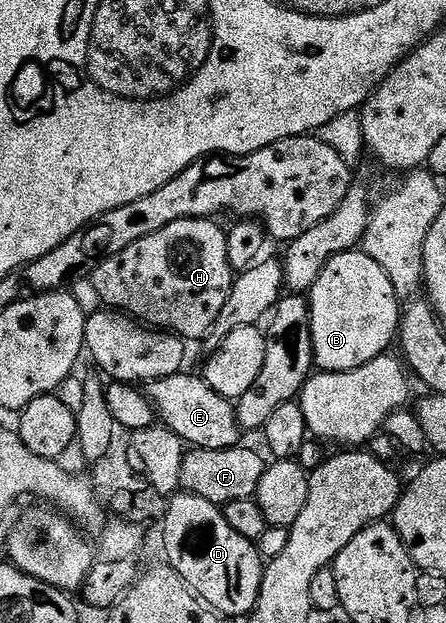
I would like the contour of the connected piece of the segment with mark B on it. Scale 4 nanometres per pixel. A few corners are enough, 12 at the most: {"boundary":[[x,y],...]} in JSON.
{"boundary":[[363,249],[310,291],[312,356],[329,374],[381,357],[401,299]]}

